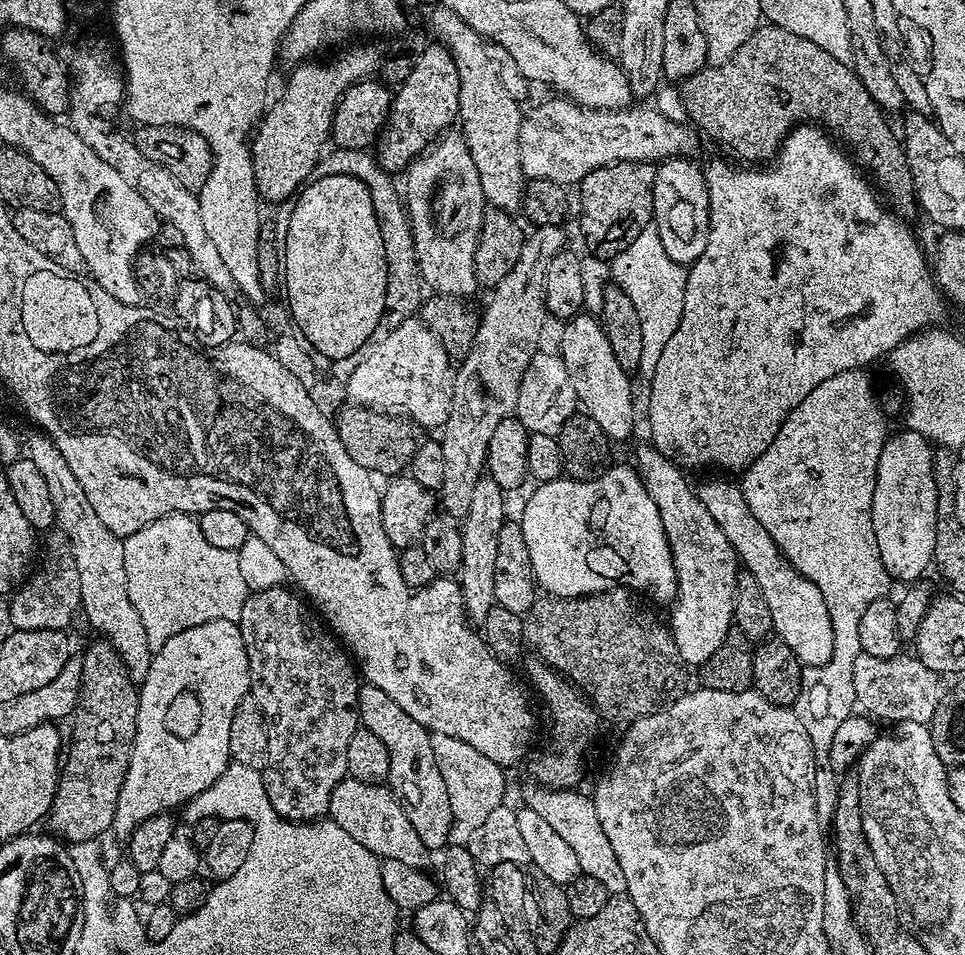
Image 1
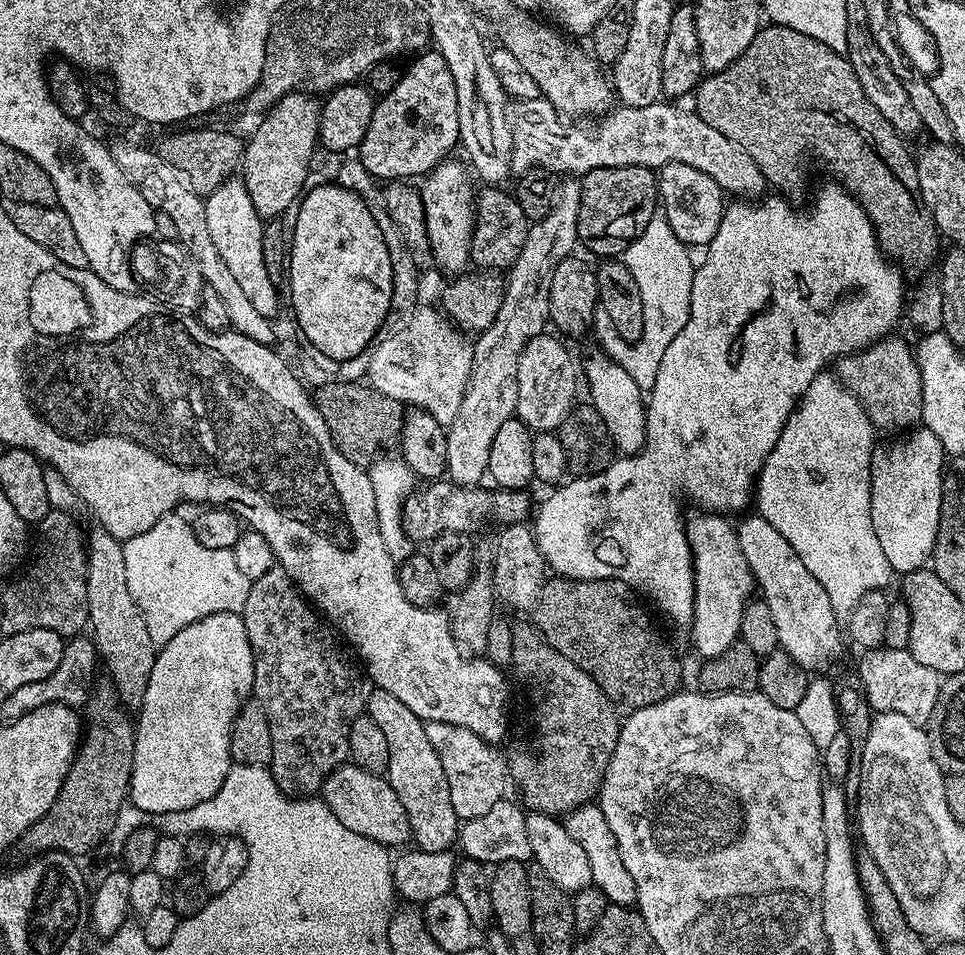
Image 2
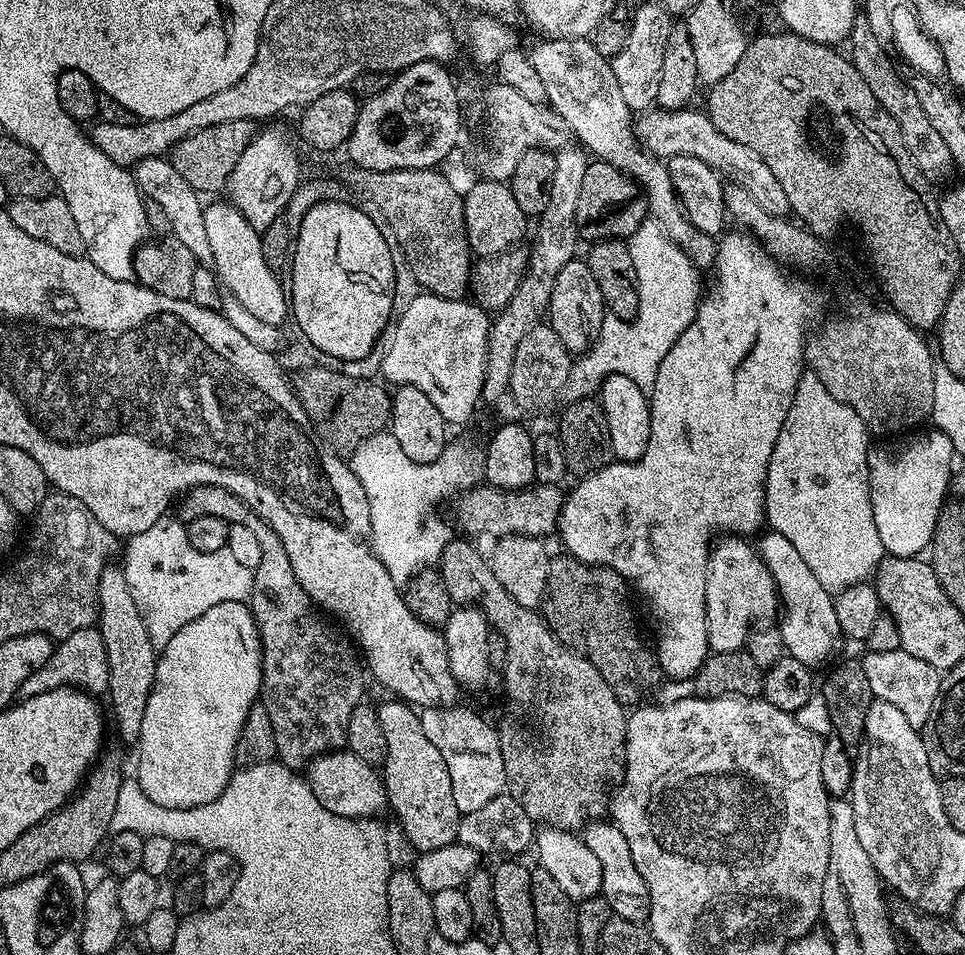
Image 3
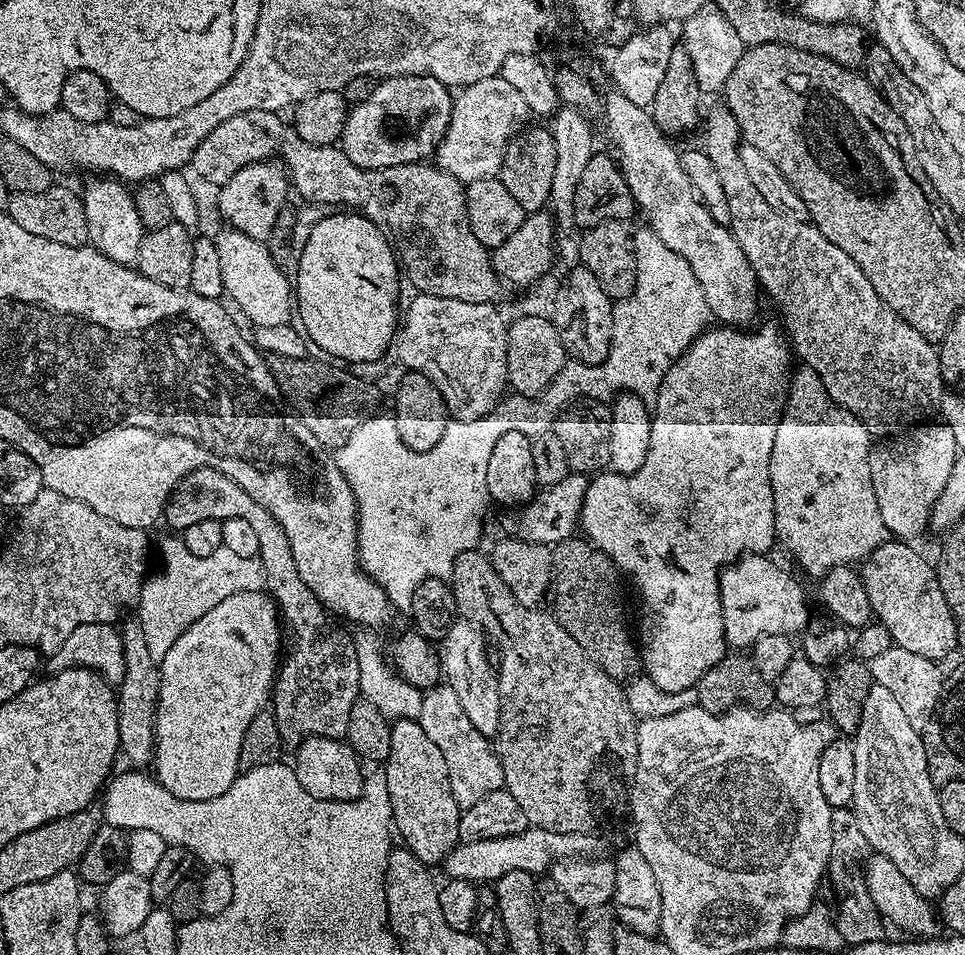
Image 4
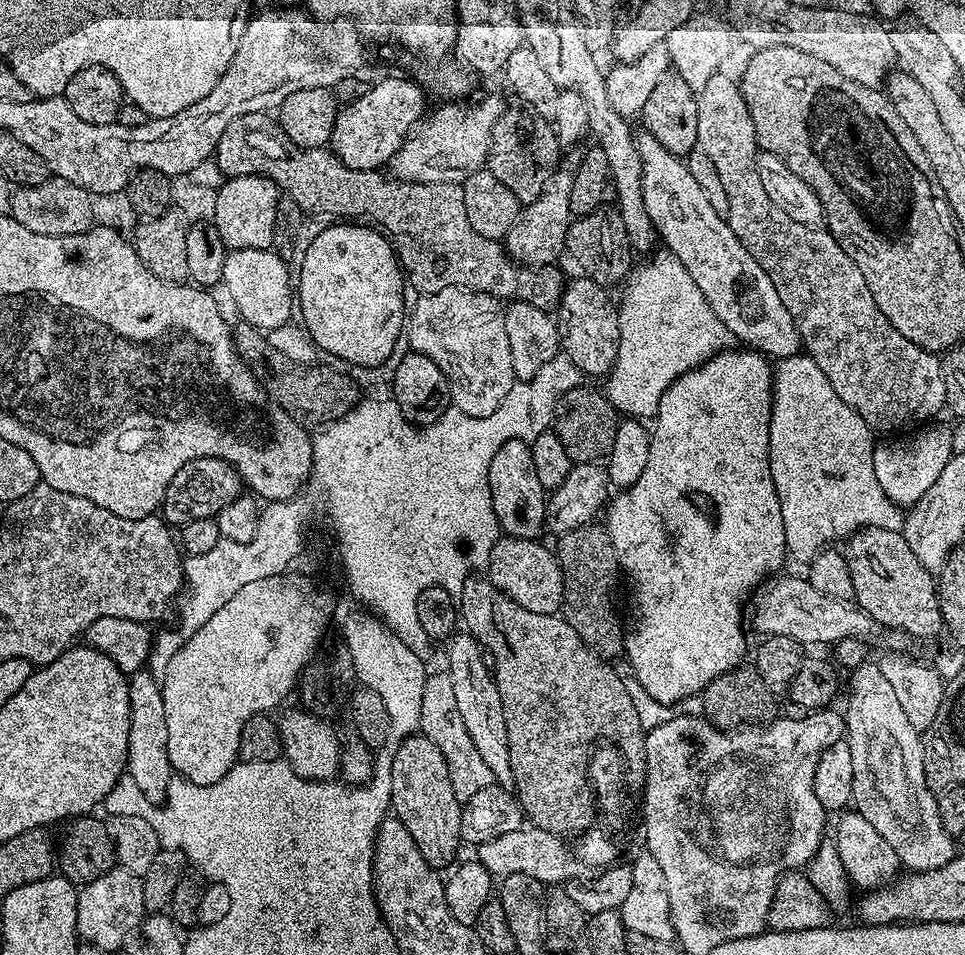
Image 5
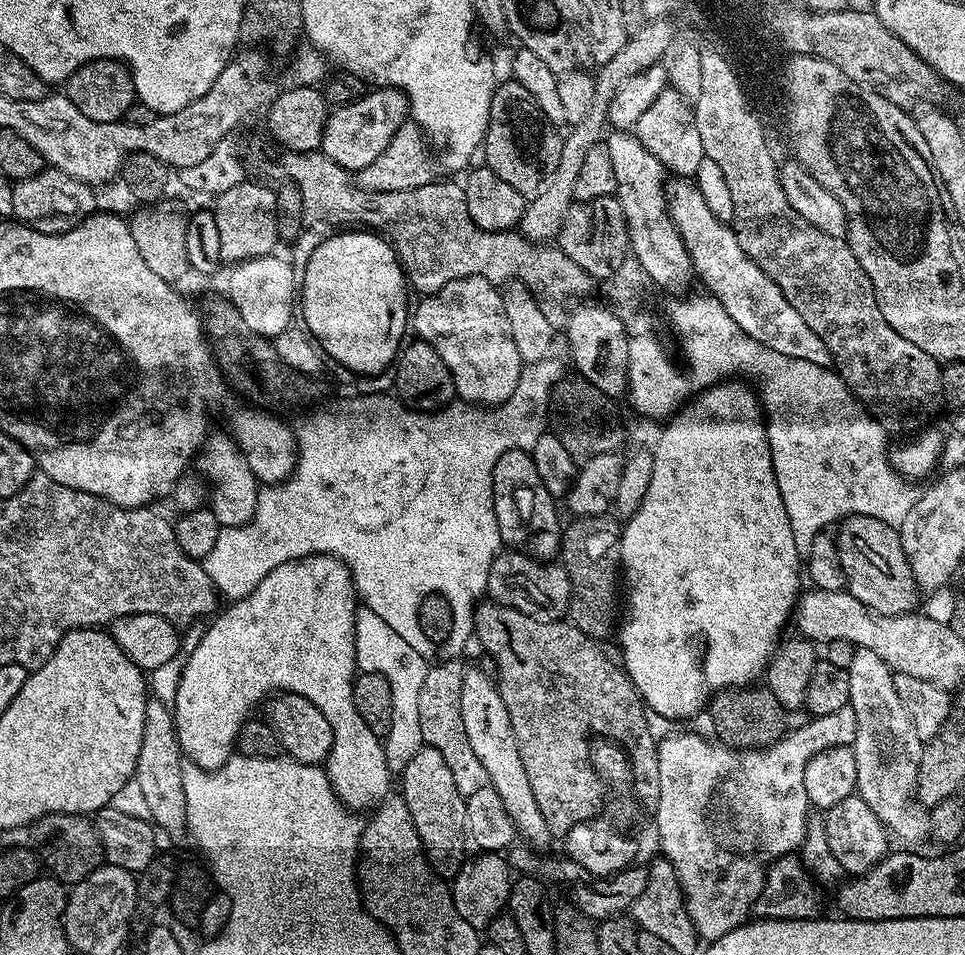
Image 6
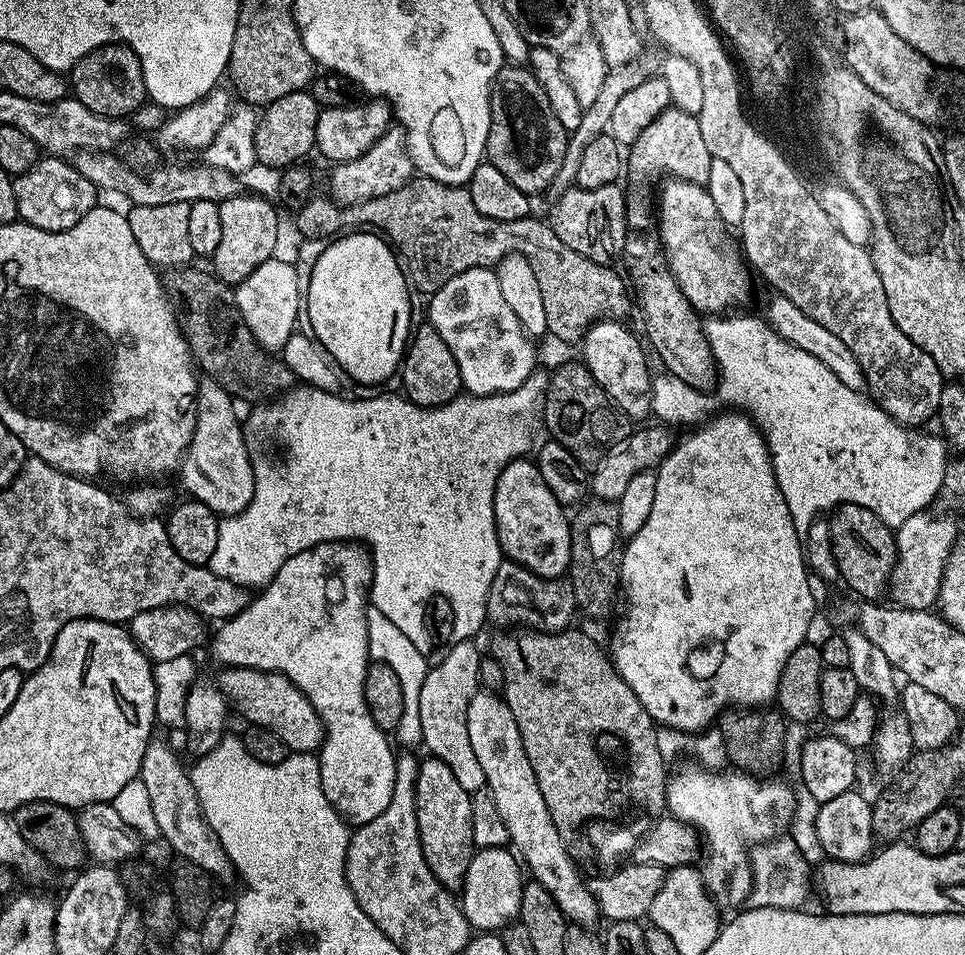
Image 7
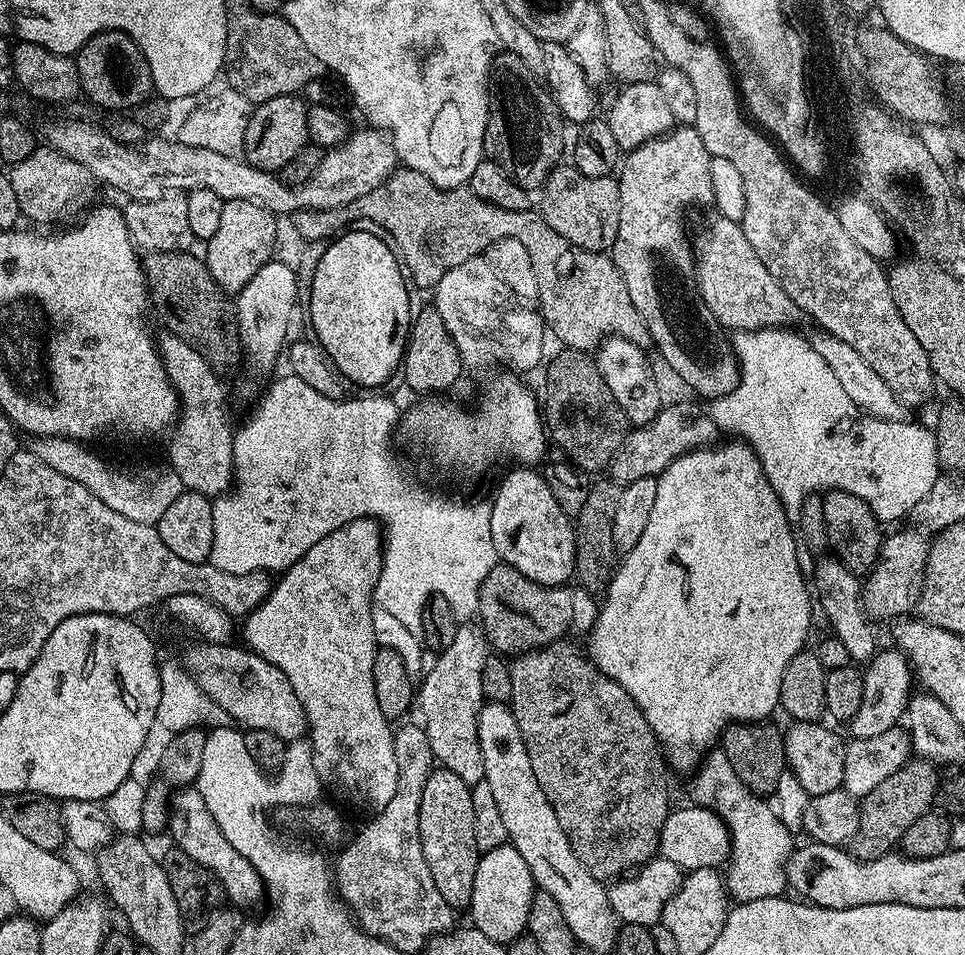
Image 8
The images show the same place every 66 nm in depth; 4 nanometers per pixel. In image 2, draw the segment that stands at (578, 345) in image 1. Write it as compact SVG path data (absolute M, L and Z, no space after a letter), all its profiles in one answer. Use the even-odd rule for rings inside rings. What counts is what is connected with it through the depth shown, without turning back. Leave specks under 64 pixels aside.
M597 354L582 364L582 380L588 383L588 396L591 406L602 414L602 422L606 422L606 430L612 439L613 449L620 454L635 454L646 442L646 396L622 366L618 366L606 355Z

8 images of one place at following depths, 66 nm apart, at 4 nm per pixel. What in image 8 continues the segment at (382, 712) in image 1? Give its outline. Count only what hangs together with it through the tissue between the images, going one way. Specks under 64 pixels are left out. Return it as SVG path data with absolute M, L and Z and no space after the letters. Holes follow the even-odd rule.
M439 766L433 767L426 778L426 786L422 786L422 802L418 806L418 834L422 842L422 854L426 854L426 866L430 866L430 875L434 878L434 886L438 886L438 894L446 898L453 910L468 908L474 886L474 874L482 855L478 846L478 838L474 838L474 802L472 789L458 774L450 774L450 770Z

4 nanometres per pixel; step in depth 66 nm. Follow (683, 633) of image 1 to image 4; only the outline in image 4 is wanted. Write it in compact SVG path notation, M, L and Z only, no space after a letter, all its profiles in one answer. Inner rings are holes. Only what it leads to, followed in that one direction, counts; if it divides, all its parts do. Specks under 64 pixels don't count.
M749 554L739 562L729 564L727 568L723 569L720 577L720 612L724 616L724 639L727 647L732 650L748 650L753 644L756 644L763 638L763 636L787 636L789 638L795 637L795 632L800 632L808 624L808 604L804 601L804 588L787 572L784 568L779 568L778 565L772 561L773 557L768 554Z

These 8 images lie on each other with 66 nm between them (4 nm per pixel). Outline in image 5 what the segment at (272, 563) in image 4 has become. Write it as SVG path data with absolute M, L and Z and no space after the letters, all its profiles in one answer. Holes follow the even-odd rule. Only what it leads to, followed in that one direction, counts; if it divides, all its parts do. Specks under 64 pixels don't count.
M213 456L191 459L170 480L166 494L163 495L160 514L172 528L184 527L201 518L213 519L230 502L236 500L243 490L243 480L231 464Z

